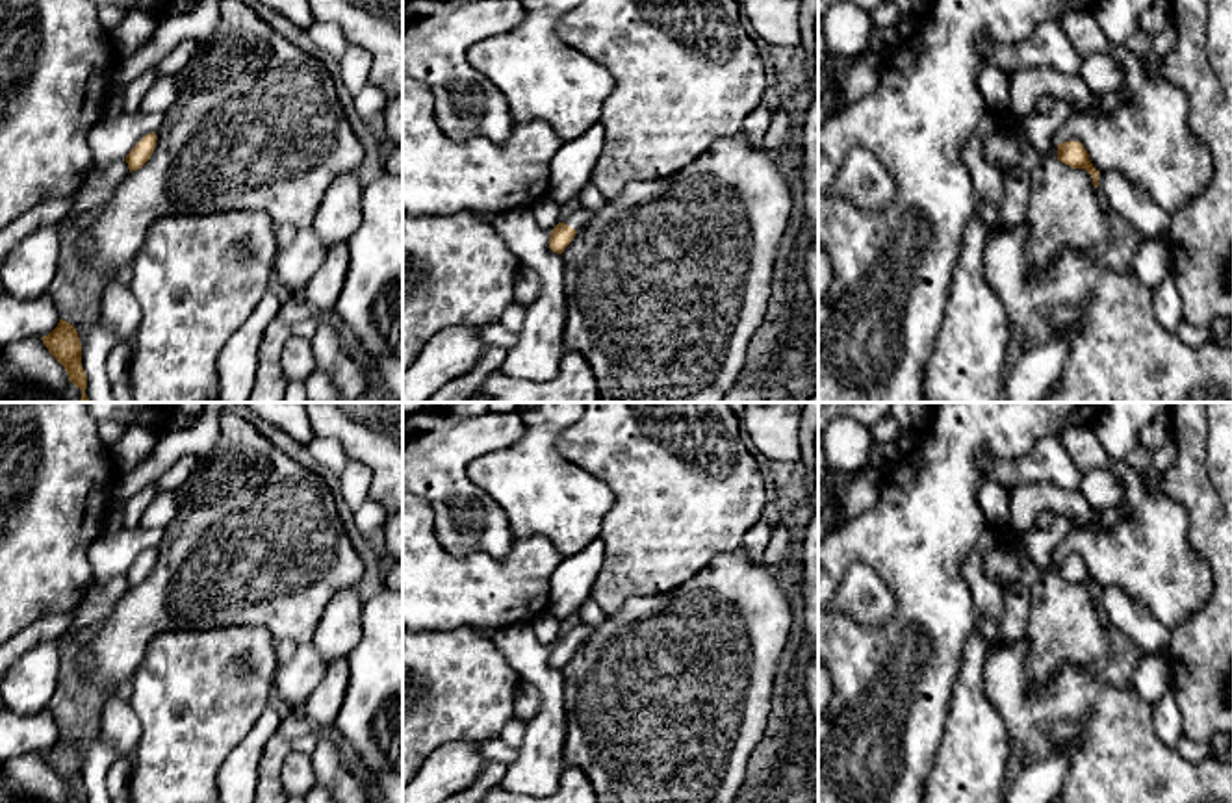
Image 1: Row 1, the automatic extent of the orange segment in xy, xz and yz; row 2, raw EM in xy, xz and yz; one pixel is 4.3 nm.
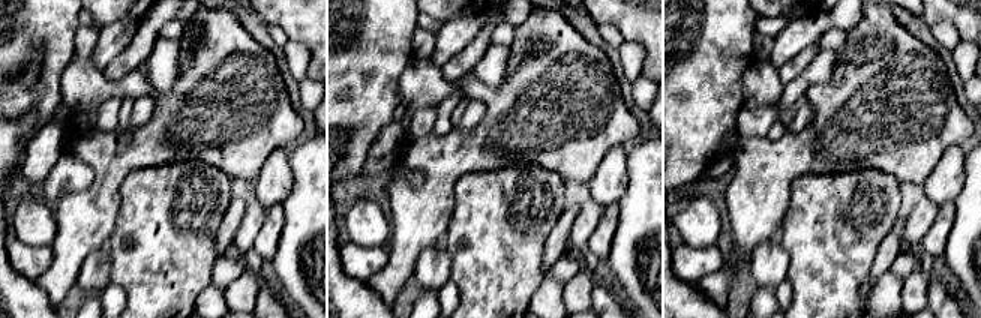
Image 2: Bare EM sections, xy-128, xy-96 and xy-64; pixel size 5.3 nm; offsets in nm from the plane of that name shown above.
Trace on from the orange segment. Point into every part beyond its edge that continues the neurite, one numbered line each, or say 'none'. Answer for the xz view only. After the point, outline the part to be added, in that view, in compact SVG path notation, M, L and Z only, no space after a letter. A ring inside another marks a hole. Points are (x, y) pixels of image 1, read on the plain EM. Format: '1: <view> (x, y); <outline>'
1: xz (579, 633); M579 623L566 632L564 640L579 647L590 636L590 632L592 632L592 625Z

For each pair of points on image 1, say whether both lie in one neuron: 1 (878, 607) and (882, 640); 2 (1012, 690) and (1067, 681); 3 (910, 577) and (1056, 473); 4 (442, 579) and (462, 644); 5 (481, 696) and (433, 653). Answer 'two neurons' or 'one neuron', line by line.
1: two neurons
2: one neuron
3: two neurons
4: two neurons
5: one neuron

